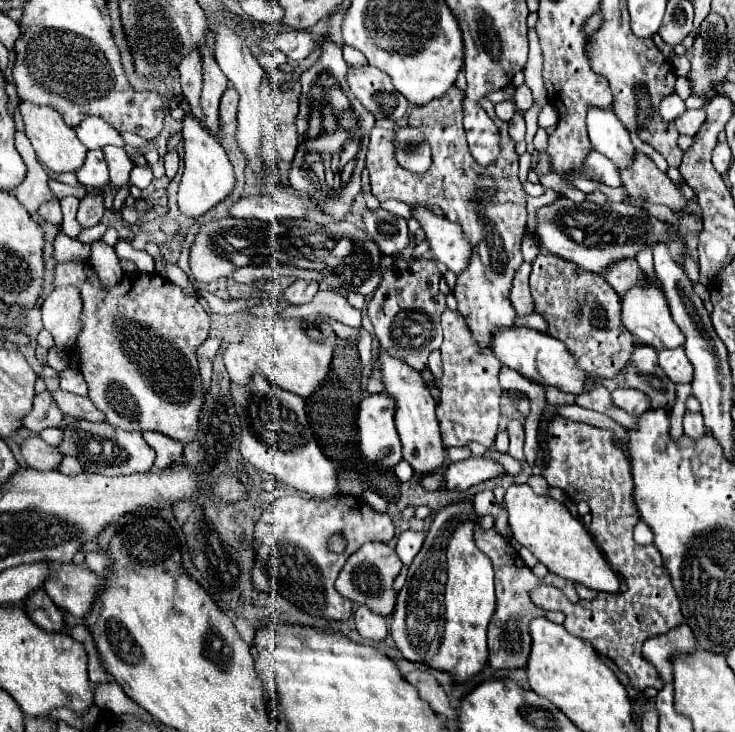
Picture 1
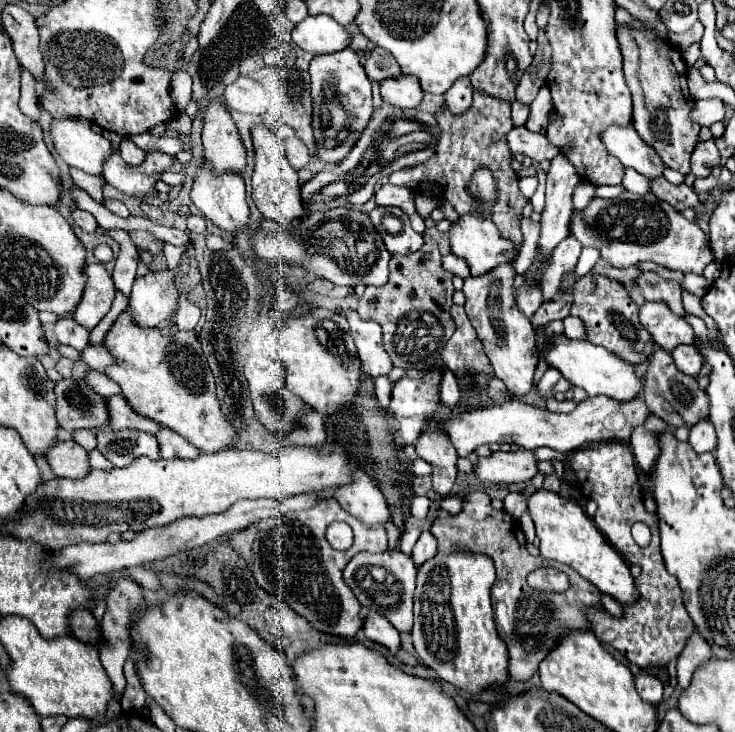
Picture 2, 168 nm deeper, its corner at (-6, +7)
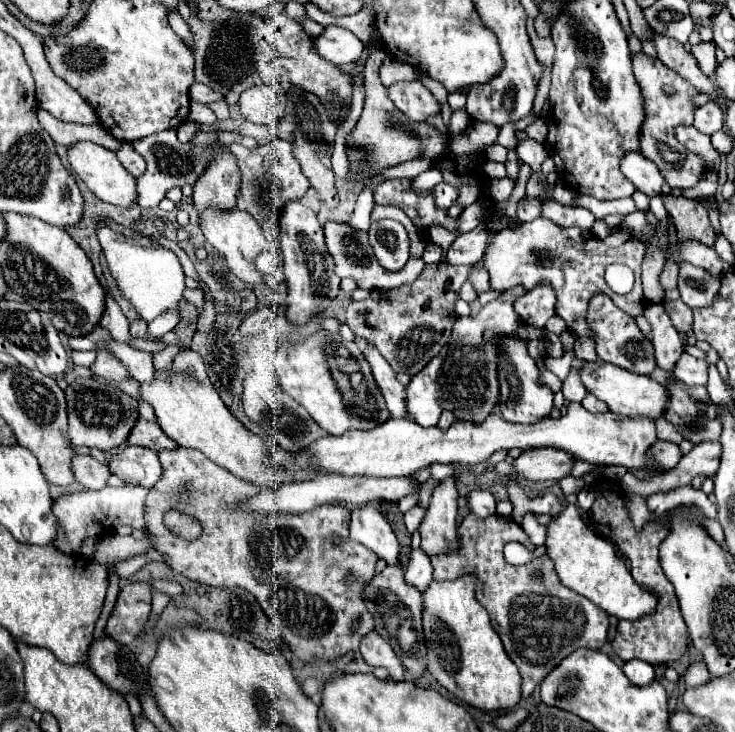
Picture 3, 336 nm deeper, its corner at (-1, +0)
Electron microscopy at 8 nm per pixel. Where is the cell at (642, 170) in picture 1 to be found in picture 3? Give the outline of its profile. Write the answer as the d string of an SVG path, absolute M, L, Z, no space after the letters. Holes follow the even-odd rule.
M662 194L662 200L670 218L674 220L676 232L682 234L680 240L692 238L706 246L714 246L716 232L708 220L706 210L702 206L698 208L696 200L688 200L684 196L672 196L672 194Z

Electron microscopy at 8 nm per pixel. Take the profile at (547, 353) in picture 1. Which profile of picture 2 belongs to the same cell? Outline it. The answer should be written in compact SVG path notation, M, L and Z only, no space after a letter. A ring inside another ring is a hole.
M555 335L539 351L551 367L559 369L565 379L569 379L575 387L585 389L591 397L605 395L615 401L631 401L643 391L643 379L635 373L635 367L605 347L593 345L589 341L571 341L565 335Z

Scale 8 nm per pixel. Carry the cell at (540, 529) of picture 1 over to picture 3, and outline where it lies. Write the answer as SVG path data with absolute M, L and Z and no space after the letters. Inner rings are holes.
M568 504L548 526L546 526L546 554L554 562L554 568L564 586L586 596L598 604L610 616L618 620L636 620L648 612L654 612L656 598L640 588L630 576L626 564L618 558L616 548L600 538L592 526L588 526L578 510L578 506Z

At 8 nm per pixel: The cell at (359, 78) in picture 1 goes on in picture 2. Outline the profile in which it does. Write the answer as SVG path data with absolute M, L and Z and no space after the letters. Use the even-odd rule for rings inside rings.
M399 75L385 79L379 83L379 87L381 87L381 97L401 109L417 107L423 99L423 89L415 75Z

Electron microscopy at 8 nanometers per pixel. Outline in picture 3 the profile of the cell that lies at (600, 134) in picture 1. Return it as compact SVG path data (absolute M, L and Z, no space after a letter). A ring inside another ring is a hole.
M626 152L626 156L622 156L620 170L636 186L636 190L644 192L646 196L660 194L660 188L664 182L662 174L640 152Z

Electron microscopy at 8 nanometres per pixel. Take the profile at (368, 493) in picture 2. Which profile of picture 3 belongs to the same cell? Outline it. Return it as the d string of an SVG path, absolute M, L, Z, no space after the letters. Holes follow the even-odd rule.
M370 504L356 506L350 514L350 538L364 544L388 564L398 564L400 544L380 510Z

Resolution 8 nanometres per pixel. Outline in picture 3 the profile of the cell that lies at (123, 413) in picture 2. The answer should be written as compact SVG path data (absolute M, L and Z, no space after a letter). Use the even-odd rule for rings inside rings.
M138 418L138 424L134 424L134 428L130 430L128 436L128 444L134 446L146 446L152 450L162 450L162 448L178 448L178 444L174 440L170 440L162 428L156 422L150 422L146 418Z

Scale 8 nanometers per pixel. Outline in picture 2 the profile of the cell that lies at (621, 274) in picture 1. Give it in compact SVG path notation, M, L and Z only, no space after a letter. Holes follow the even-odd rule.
M643 271L643 277L639 277L637 285L641 287L641 293L647 301L663 301L675 315L685 317L685 309L681 303L681 285L677 281L669 281L657 273Z

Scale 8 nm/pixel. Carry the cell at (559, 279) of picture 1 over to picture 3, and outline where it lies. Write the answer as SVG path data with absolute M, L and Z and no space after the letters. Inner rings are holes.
M598 292L598 296L590 298L586 322L592 328L590 332L592 332L592 338L596 342L596 354L600 360L616 364L616 366L630 370L630 372L636 372L636 374L650 374L656 368L654 348L652 348L650 340L640 332L634 318L628 316L626 312L622 312L606 294Z

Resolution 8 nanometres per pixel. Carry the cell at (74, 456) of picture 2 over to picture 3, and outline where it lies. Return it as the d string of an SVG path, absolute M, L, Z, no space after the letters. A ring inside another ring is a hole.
M74 454L70 470L74 472L76 482L88 490L102 490L110 476L106 462L96 462L92 456L82 454Z

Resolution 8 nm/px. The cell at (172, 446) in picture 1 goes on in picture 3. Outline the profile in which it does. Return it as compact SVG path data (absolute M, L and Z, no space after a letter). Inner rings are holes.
M176 448L176 450L160 450L158 452L160 464L162 464L162 476L158 484L150 490L146 500L146 520L148 520L148 534L156 540L156 550L164 554L164 562L174 568L178 574L210 584L210 586L236 586L244 588L250 594L256 596L266 616L278 626L282 640L294 650L294 654L308 662L310 658L322 658L322 660L334 660L338 656L344 656L350 650L358 650L360 640L364 634L374 630L372 614L366 610L362 598L360 598L360 586L348 588L344 578L348 570L356 574L356 578L370 578L374 576L374 568L378 562L378 556L370 552L366 546L356 544L348 538L348 522L350 522L350 508L340 504L326 504L322 508L316 508L312 512L306 512L302 516L292 514L272 514L272 516L256 516L256 514L238 514L232 512L234 502L246 500L254 496L256 488L234 474L226 472L224 468L210 462L202 452L188 450L188 448ZM182 482L192 482L194 488L194 502L180 504L178 512L188 514L202 526L202 536L196 540L184 540L170 532L170 528L164 524L164 514L170 510L176 510L174 502L170 500L172 492L180 488ZM338 534L342 538L340 546L332 546L332 536Z

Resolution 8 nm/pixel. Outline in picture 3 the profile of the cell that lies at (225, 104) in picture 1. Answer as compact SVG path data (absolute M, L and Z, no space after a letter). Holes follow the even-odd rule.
M256 84L240 94L240 114L254 124L274 126L284 116L286 90L280 86Z

